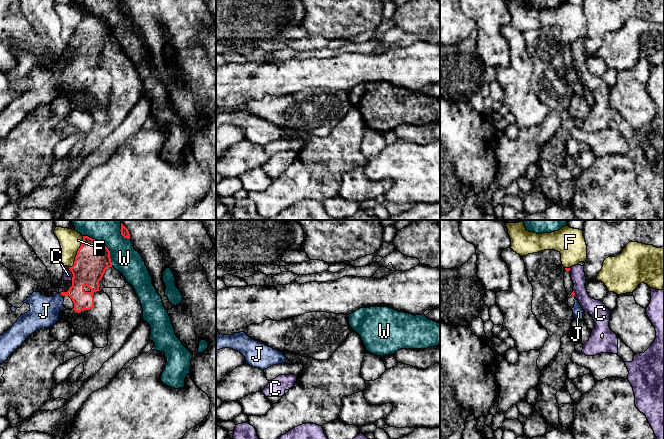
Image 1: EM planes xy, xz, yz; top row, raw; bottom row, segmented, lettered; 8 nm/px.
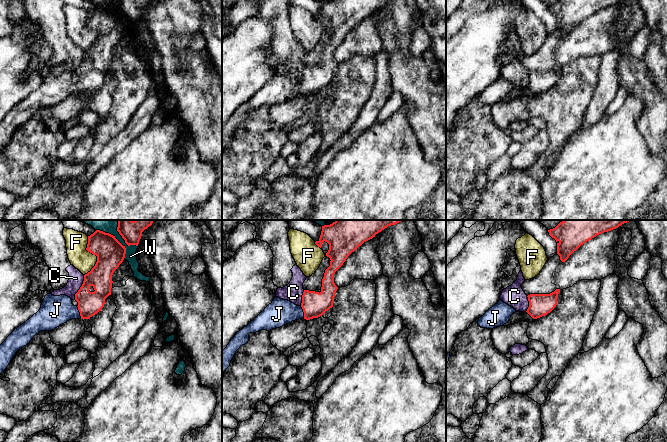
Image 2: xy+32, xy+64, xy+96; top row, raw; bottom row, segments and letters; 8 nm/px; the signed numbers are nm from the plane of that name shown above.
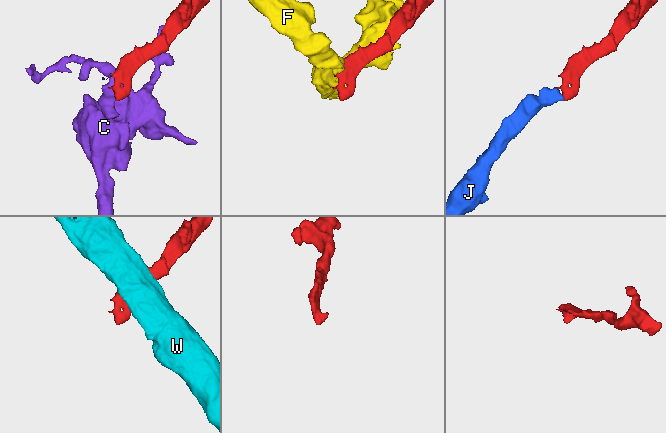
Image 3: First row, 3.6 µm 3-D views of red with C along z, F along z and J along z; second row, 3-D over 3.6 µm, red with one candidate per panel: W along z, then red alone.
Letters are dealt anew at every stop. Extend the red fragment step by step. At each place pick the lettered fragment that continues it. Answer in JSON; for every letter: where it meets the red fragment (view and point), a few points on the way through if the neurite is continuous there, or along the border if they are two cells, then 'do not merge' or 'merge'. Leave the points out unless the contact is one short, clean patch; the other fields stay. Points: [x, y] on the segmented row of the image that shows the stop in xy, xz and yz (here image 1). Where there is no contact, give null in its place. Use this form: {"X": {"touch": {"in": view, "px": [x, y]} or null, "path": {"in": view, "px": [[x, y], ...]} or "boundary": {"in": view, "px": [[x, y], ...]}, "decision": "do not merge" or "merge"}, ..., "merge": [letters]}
{"C": {"touch": {"in": "xy", "px": [73, 275]}, "boundary": {"in": "xy", "px": [[68, 267], [72, 274], [72, 283]]}, "decision": "do not merge"}, "F": {"touch": {"in": "xy", "px": [77, 252]}, "boundary": {"in": "xy", "px": [[83, 236], [83, 241], [77, 251], [74, 263], [69, 267]]}, "decision": "do not merge"}, "J": {"touch": {"in": "xy", "px": [61, 294]}, "decision": "merge"}, "W": {"touch": {"in": "xy", "px": [104, 245]}, "decision": "do not merge"}, "merge": ["J"]}

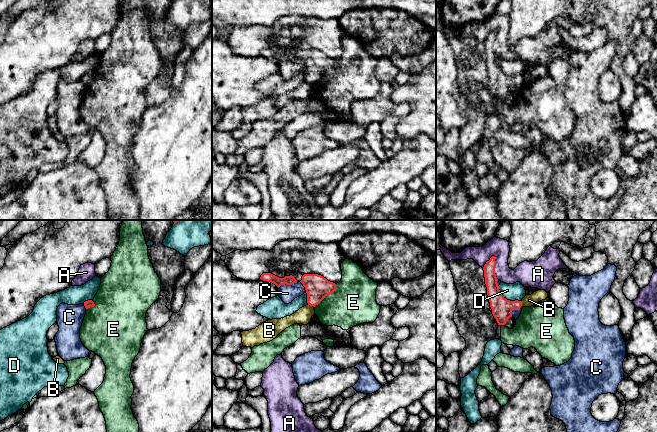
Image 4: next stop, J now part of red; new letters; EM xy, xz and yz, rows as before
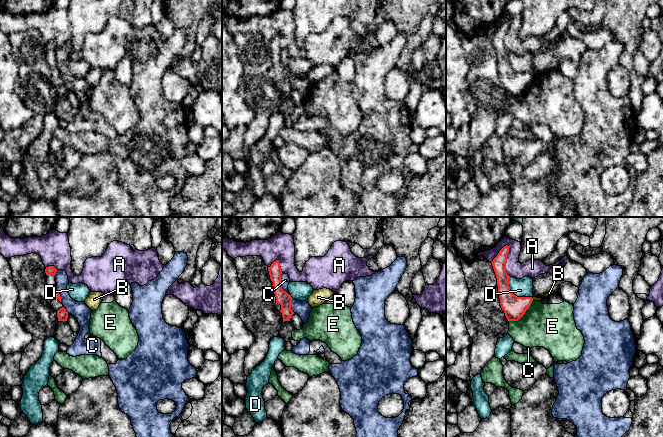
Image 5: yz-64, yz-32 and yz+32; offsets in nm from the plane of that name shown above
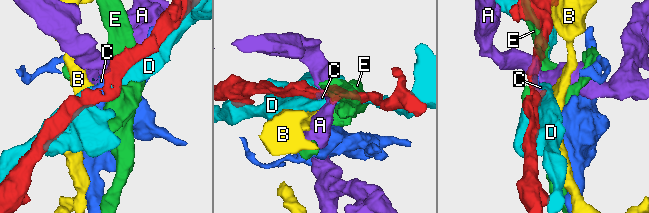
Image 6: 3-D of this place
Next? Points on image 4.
{"A": {"touch": {"in": "yz", "px": [495, 267]}, "boundary": {"in": "yz", "px": [[492, 255], [495, 261], [495, 276], [498, 279]]}, "decision": "do not merge"}, "B": {"touch": {"in": "xz", "px": [311, 305]}, "boundary": {"in": "xz", "px": [[308, 304], [313, 307]]}, "decision": "do not merge"}, "C": {"touch": {"in": "xz", "px": [287, 284]}, "boundary": {"in": "xz", "px": [[297, 281], [291, 284], [282, 284], [278, 288]]}, "decision": "do not merge"}, "D": {"touch": {"in": "yz", "px": [506, 299]}, "decision": "do not merge"}, "E": {"touch": {"in": "xz", "px": [327, 294]}, "decision": "do not merge"}, "merge": []}

